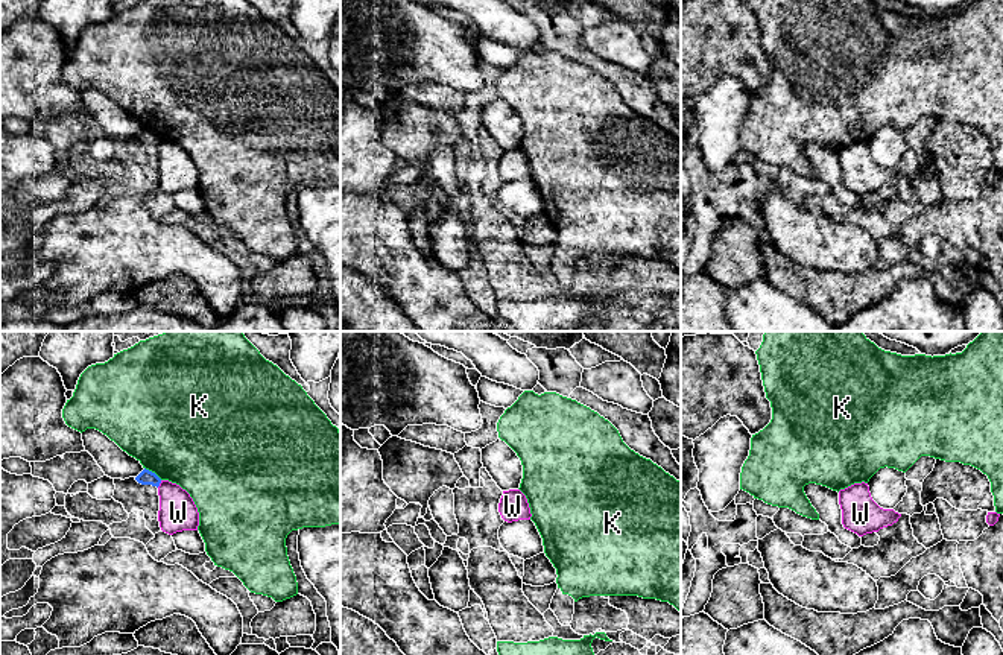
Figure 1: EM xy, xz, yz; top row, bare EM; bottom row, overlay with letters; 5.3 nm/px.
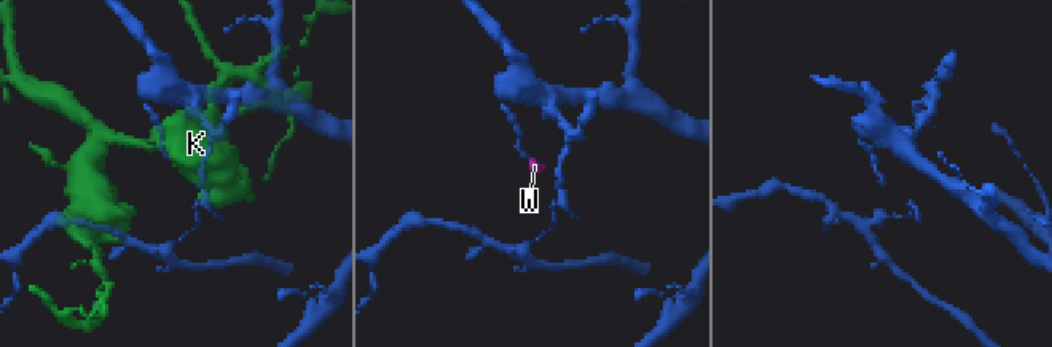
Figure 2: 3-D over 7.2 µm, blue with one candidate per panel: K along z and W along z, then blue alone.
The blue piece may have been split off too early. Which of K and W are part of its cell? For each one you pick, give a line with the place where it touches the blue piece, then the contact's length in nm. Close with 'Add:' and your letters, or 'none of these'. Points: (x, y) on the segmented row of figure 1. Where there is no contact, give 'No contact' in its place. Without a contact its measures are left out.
Add: none of these

